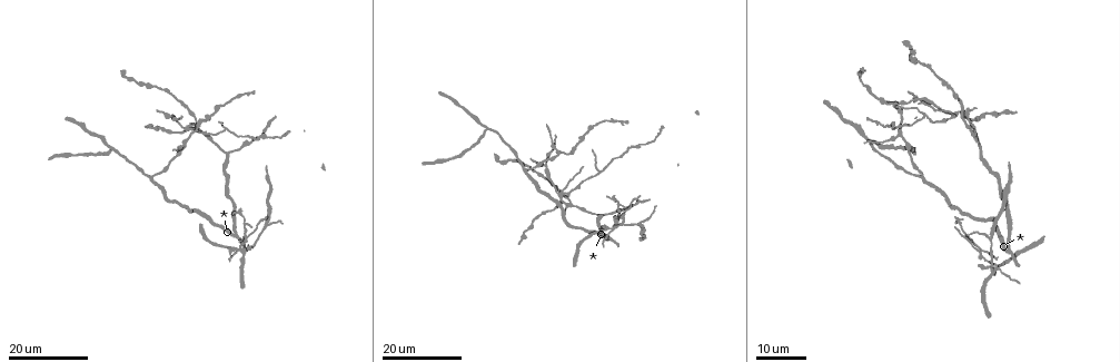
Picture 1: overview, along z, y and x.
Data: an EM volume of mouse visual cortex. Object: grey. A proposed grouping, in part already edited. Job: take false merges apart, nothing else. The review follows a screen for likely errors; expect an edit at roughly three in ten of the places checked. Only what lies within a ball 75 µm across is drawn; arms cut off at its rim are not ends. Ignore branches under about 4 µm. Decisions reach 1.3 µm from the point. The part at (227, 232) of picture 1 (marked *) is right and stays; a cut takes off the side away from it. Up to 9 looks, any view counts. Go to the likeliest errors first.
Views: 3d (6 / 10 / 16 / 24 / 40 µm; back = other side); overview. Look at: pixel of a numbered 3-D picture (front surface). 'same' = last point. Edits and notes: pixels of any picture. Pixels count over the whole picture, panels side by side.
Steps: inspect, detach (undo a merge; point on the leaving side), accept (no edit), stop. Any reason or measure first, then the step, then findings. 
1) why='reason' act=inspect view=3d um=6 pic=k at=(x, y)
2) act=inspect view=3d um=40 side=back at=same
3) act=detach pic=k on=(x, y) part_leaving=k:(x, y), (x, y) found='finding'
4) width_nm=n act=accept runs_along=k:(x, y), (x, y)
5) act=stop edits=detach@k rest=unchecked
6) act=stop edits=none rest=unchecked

why='four-way junction' act=inspect view=3d um=24 pic=1 at=(188, 130)

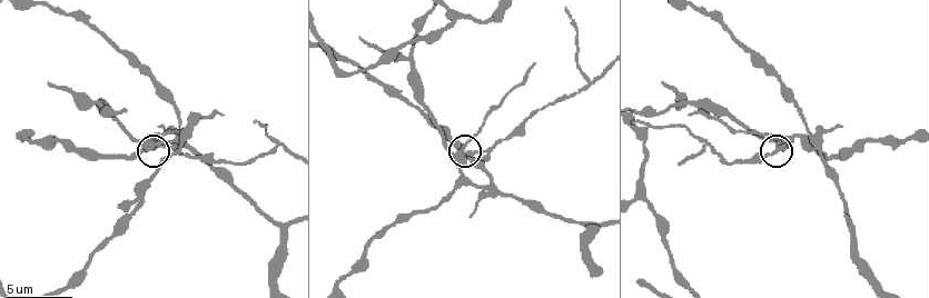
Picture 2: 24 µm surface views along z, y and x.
act=inspect view=3d um=6 pic=2 at=(462, 153)

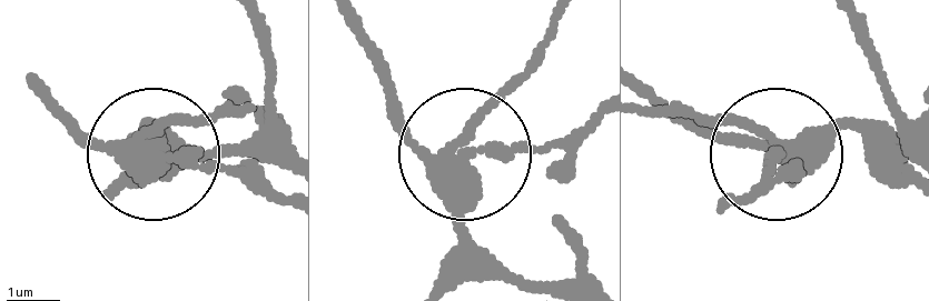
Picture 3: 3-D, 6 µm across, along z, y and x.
arms=4 act=detach pic=3 on=(221, 167) part_leaving=3:(150, 149), (278, 192) found='a second cell is stuck on'

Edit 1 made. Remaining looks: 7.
act=inspect view=3d um=16 pic=1 at=(613, 229)

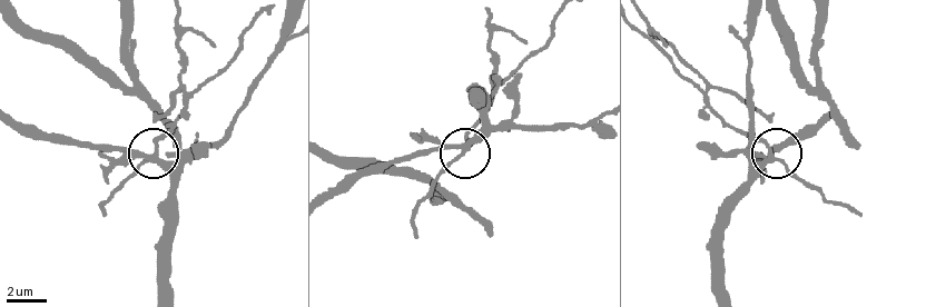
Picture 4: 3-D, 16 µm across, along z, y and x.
act=inspect view=3d um=6 pic=4 at=(154, 158)

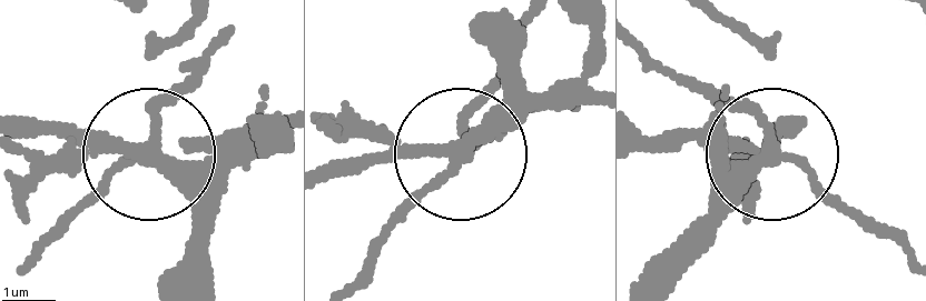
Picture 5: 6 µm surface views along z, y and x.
act=detach pic=5 on=(166, 98) part_leaving=5:(149, 156), (149, 112), (216, 41) found='two cells meet here'

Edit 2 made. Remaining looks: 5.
why='see it whole again' act=inspect view=overview

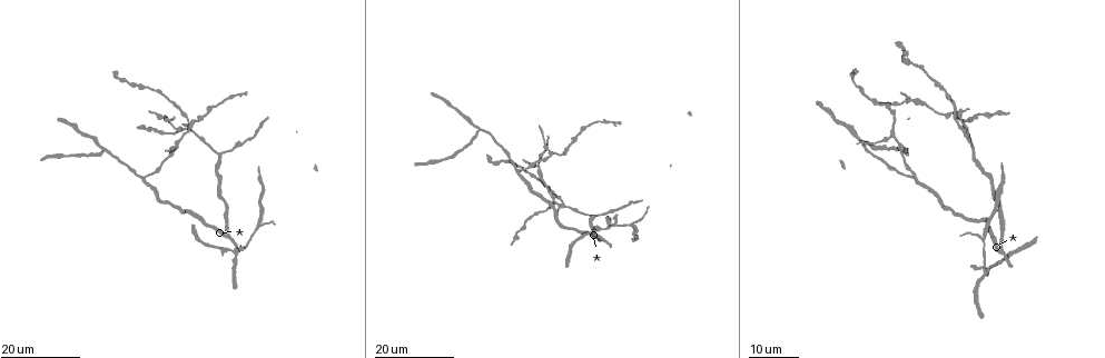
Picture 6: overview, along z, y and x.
why='arms part here' act=inspect view=3d um=24 pic=6 at=(892, 137)

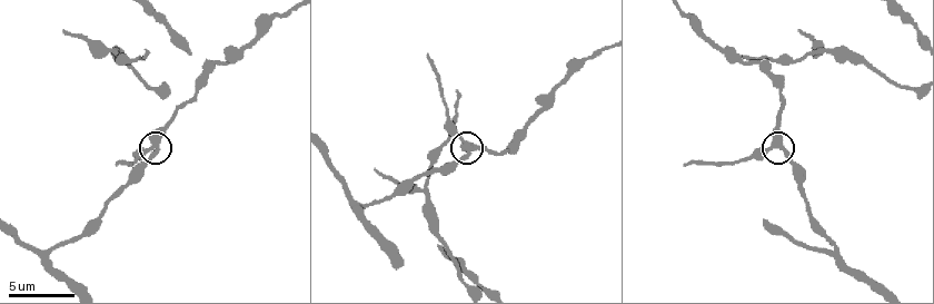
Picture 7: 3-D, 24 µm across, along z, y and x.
act=inspect view=3d um=6 pic=7 at=(464, 141)

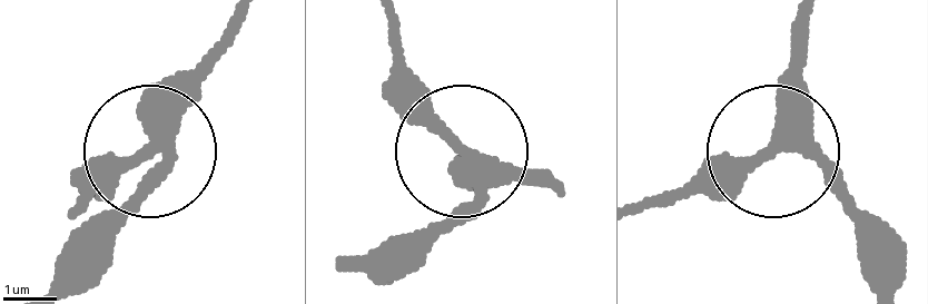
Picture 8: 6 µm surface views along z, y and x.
why='other side' act=inspect view=3d um=6 side=back pic=8 at=(468, 154)

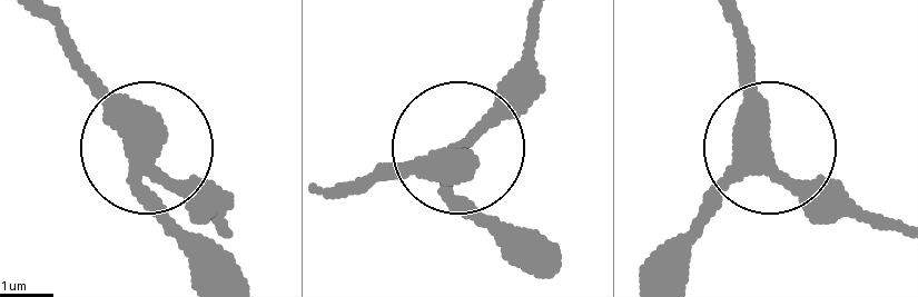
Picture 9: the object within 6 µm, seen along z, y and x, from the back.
arms=3 act=accept runs_along=9:(657, 284), (670, 244), (750, 164), (817, 181), (851, 213) found='all the same cell'

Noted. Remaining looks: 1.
why='three-way junction' act=inspect view=3d um=16 pic=7 at=(420, 190)

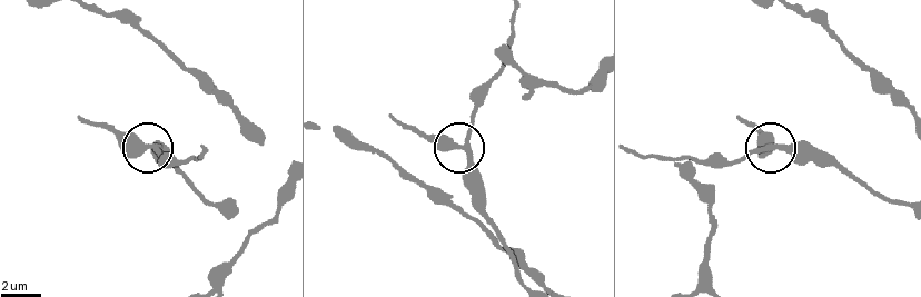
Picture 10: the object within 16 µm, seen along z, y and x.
arms=3 act=accept runs_along=10:(904, 204), (874, 195), (830, 166), (770, 149), (755, 129) found='one cell here'

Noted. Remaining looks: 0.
act=stop edits=detach@3,detach@5 rest=unchecked

